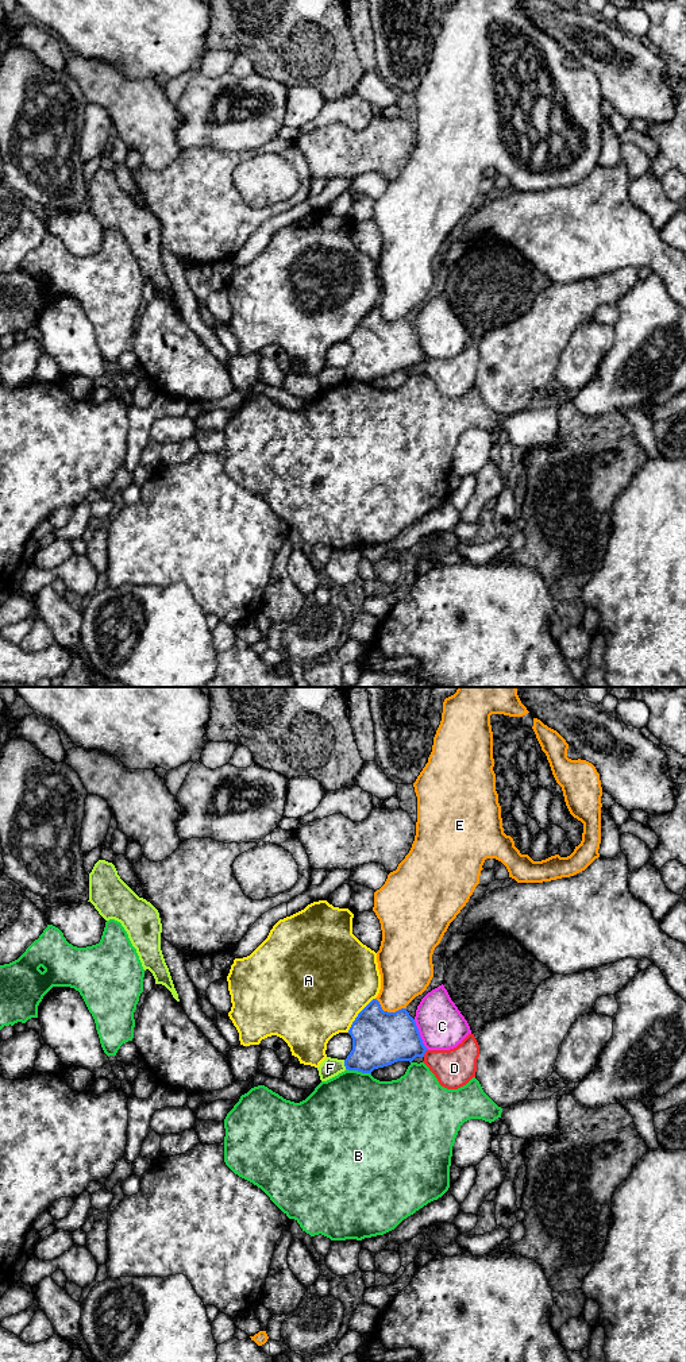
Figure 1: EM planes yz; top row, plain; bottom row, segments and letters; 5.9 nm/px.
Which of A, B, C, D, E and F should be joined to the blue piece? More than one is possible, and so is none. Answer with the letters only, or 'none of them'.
none of them

